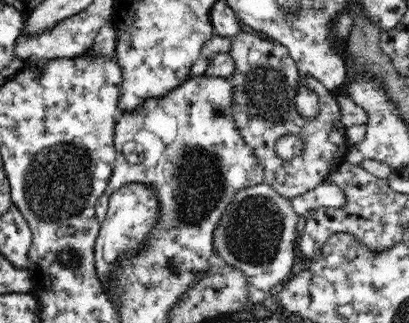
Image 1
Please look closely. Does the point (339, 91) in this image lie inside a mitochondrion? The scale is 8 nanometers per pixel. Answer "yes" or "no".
no

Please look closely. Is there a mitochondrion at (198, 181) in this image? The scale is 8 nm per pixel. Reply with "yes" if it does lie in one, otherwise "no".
yes

